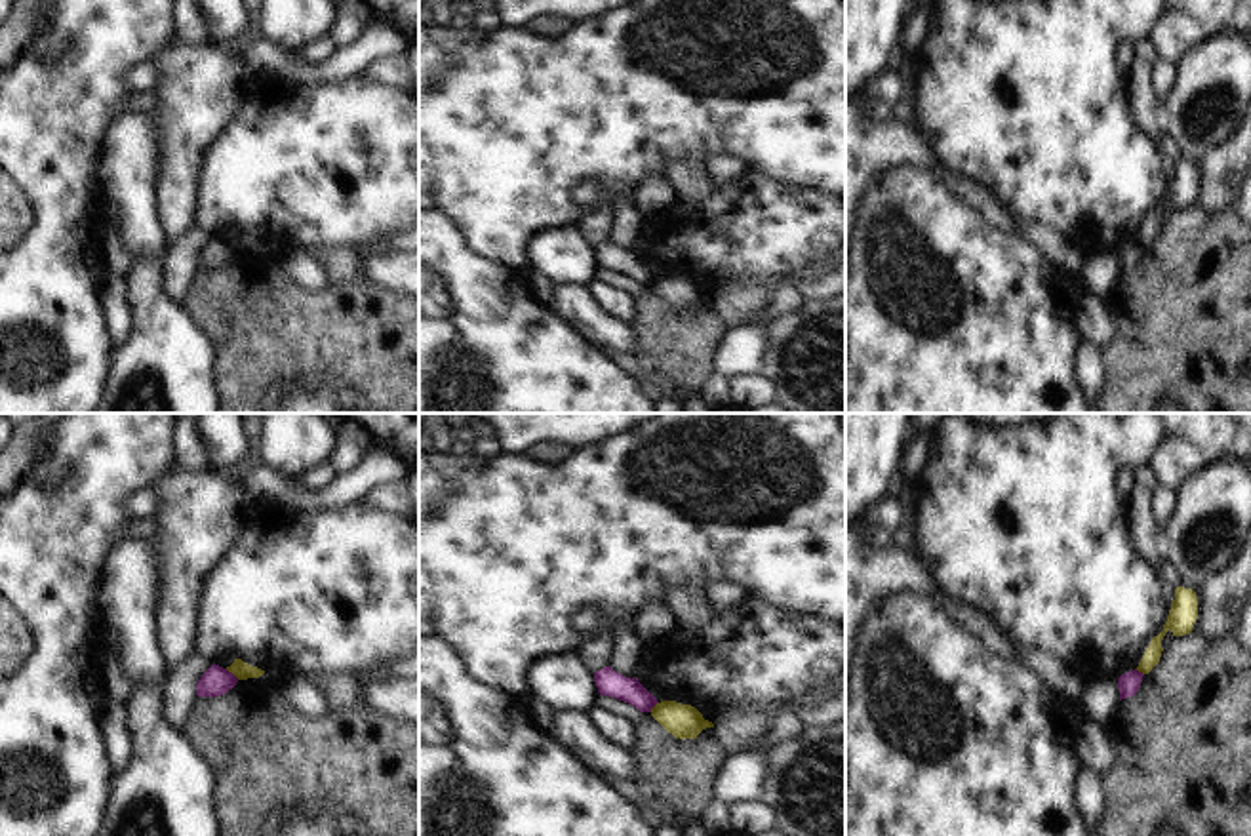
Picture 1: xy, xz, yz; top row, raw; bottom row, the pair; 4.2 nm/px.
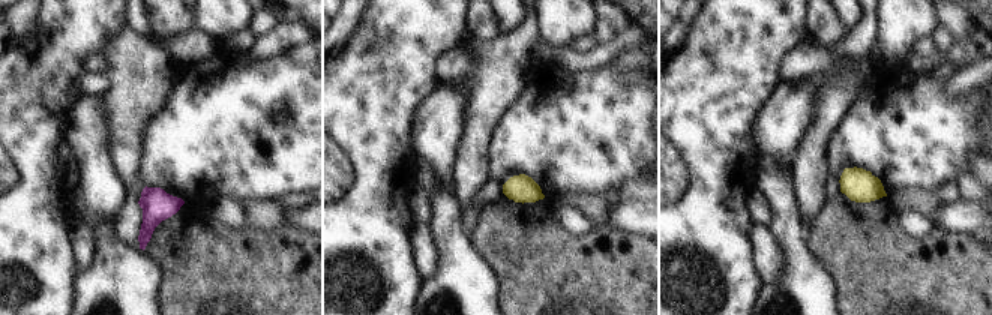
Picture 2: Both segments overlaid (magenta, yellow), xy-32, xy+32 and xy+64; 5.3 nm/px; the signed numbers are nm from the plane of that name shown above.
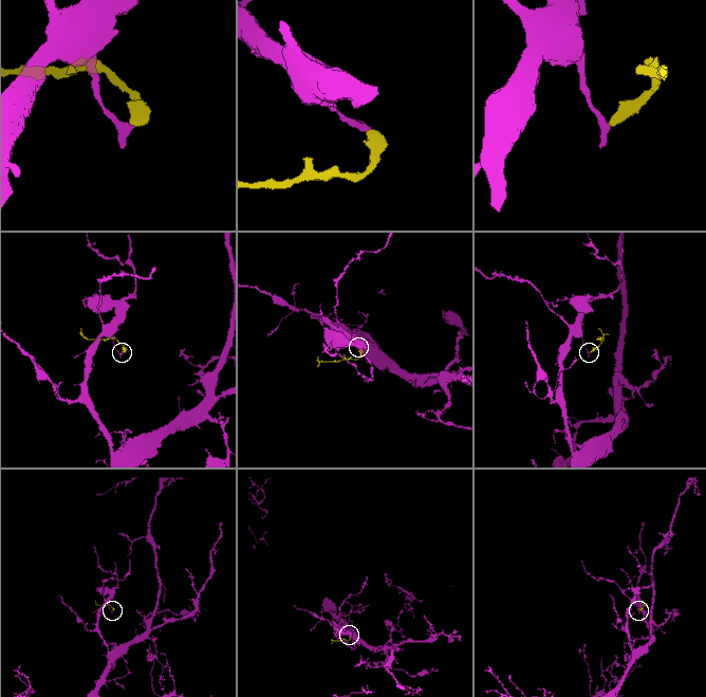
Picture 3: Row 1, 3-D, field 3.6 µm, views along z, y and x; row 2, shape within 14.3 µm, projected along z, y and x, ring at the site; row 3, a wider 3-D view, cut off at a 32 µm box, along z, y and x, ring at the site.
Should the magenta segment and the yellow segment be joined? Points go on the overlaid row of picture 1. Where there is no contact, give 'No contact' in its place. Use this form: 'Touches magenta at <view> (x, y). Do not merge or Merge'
Touches magenta at xy (231, 673). Do not merge.

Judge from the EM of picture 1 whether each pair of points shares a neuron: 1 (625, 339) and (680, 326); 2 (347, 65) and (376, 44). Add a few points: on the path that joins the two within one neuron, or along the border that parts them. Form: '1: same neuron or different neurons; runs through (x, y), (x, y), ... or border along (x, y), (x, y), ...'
1: different neurons; border along (629, 324), (635, 336), (635, 353)
2: same neuron; runs through (355, 58), (368, 46)

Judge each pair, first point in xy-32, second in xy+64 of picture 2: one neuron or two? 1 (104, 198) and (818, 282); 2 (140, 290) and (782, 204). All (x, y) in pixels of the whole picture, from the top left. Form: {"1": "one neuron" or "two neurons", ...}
{"1": "two neurons", "2": "one neuron"}

